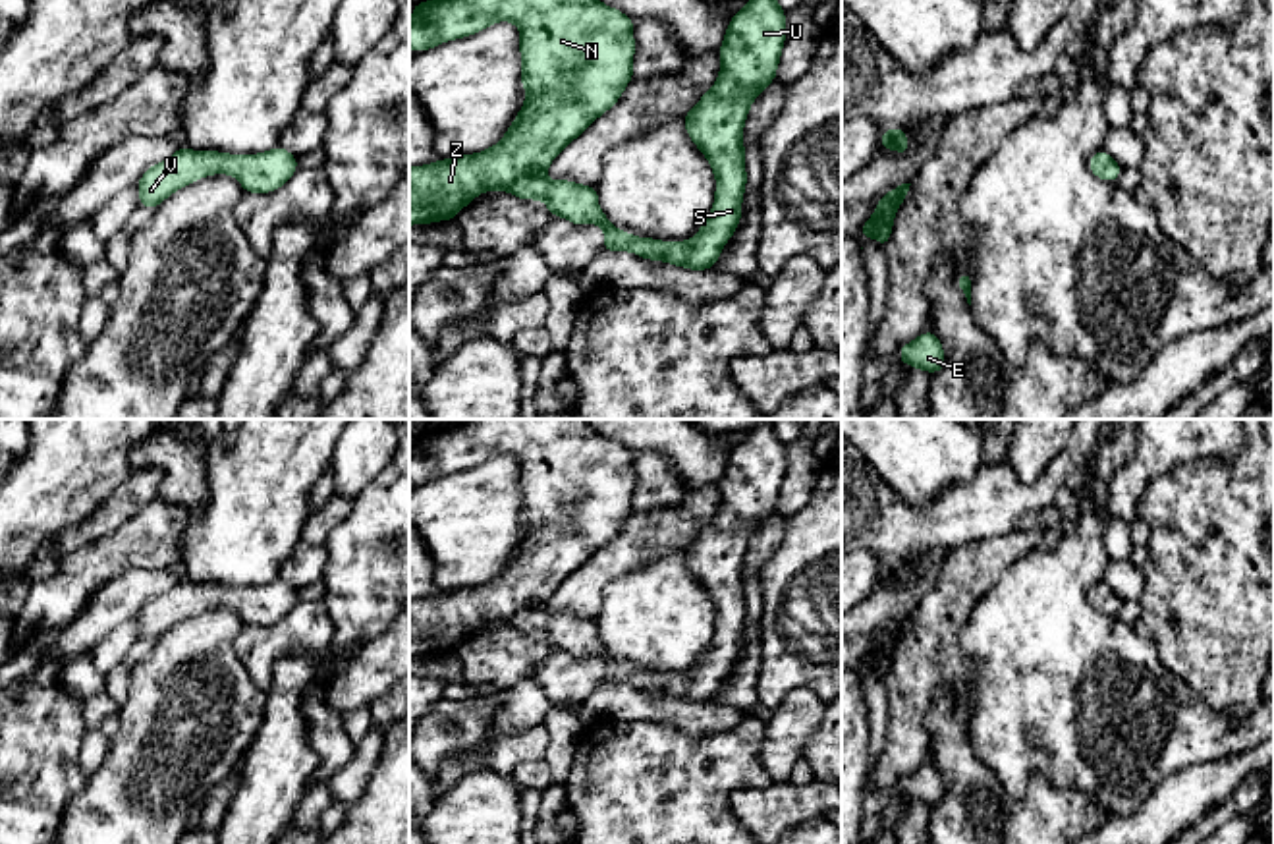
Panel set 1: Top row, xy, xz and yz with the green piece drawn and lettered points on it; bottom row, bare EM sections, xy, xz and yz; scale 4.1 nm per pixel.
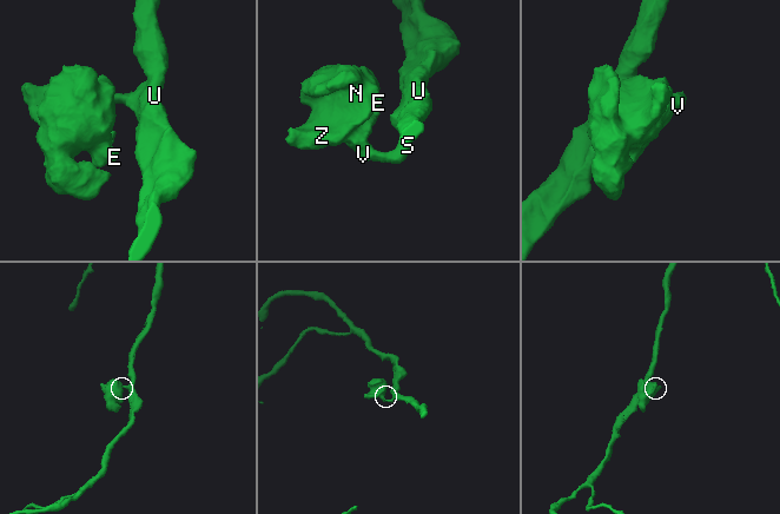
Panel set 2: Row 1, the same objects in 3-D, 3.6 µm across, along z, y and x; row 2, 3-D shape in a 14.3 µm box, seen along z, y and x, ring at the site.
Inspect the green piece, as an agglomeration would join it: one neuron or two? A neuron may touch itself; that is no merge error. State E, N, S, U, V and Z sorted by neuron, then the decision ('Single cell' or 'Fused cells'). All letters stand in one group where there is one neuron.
Groups: E N S U V Z. Single cell

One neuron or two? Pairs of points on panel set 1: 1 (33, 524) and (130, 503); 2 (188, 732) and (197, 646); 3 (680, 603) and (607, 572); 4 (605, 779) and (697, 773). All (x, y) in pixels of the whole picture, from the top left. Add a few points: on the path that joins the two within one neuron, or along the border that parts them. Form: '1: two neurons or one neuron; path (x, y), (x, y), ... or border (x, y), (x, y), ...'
1: two neurons; border (126, 479), (82, 522), (55, 535)
2: one neuron; path (192, 711), (193, 667)
3: two neurons; border (659, 555), (614, 578), (595, 615)
4: one neuron; path (628, 779), (674, 779)

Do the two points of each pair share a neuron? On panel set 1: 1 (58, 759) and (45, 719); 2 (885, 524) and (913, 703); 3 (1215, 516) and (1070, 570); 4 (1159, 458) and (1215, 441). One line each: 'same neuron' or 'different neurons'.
1: same neuron
2: different neurons
3: different neurons
4: same neuron

